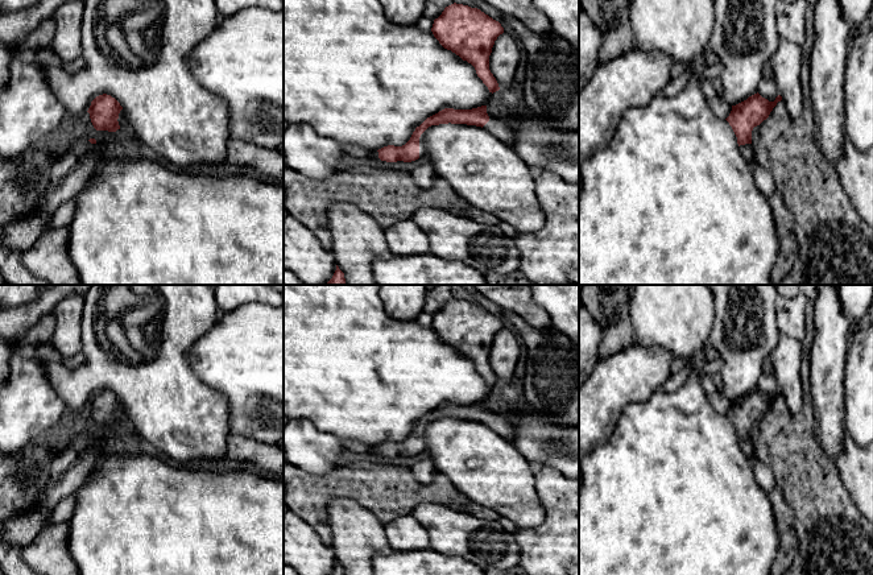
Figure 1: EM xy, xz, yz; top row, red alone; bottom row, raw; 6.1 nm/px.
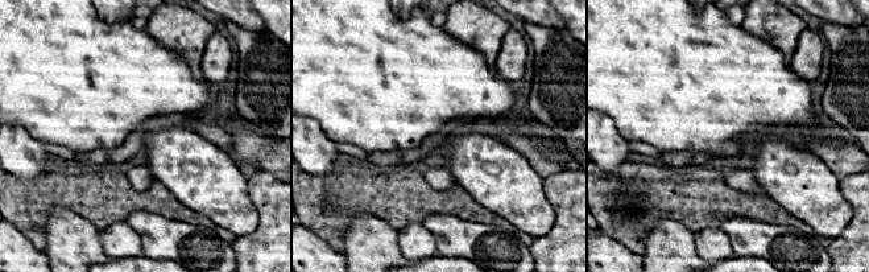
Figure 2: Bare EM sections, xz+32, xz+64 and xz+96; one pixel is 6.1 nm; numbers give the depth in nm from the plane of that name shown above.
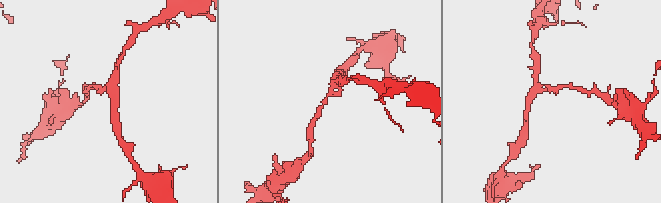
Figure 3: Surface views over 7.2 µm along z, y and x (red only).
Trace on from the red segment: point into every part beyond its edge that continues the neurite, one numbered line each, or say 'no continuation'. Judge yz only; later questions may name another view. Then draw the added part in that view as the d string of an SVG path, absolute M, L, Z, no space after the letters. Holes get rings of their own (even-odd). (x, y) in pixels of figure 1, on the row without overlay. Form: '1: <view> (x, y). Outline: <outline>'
1: yz (747, 446). Outline: M752 439L740 440L740 447L749 459L754 459L754 447Z

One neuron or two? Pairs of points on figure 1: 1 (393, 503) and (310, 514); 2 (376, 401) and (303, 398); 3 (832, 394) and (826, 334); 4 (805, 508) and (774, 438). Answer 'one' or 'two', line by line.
1: one
2: one
3: one
4: one

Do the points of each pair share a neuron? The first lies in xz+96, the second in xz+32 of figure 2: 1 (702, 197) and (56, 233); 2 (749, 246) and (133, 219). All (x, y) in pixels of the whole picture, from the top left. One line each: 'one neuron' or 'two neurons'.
1: two neurons
2: one neuron

